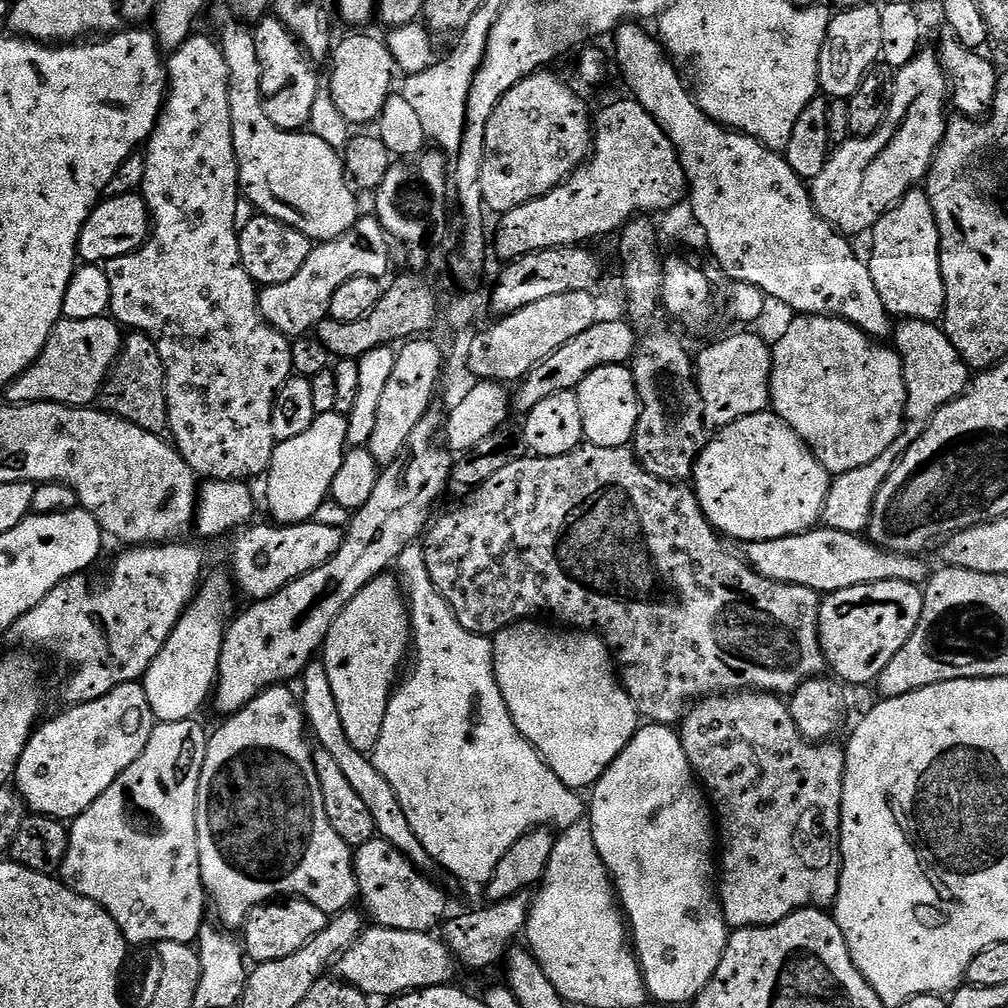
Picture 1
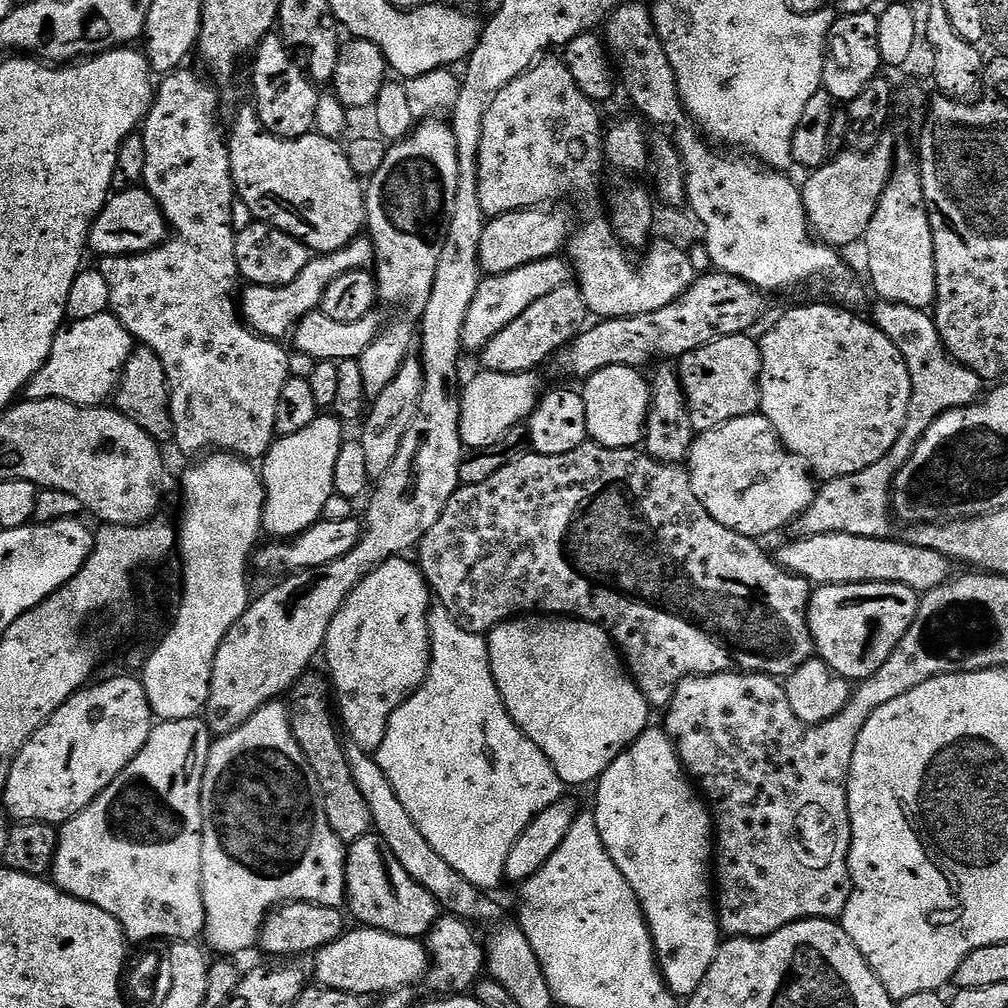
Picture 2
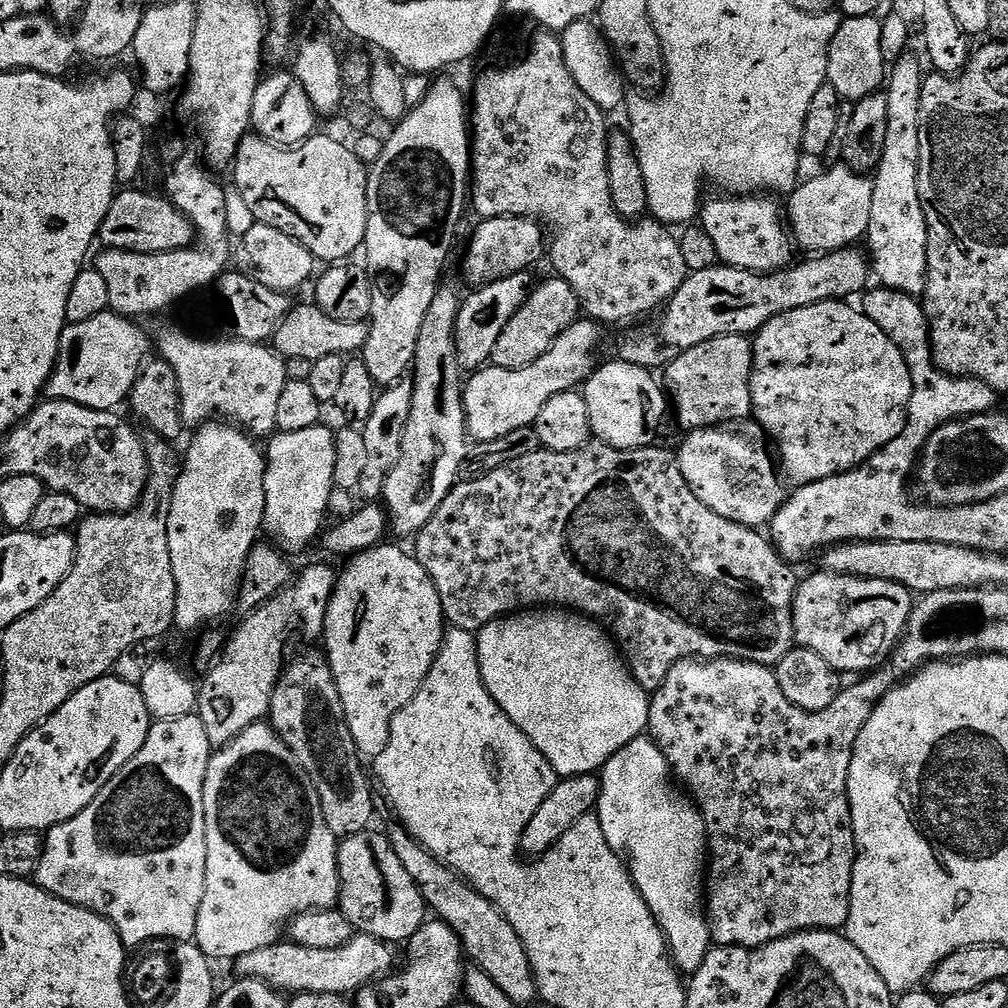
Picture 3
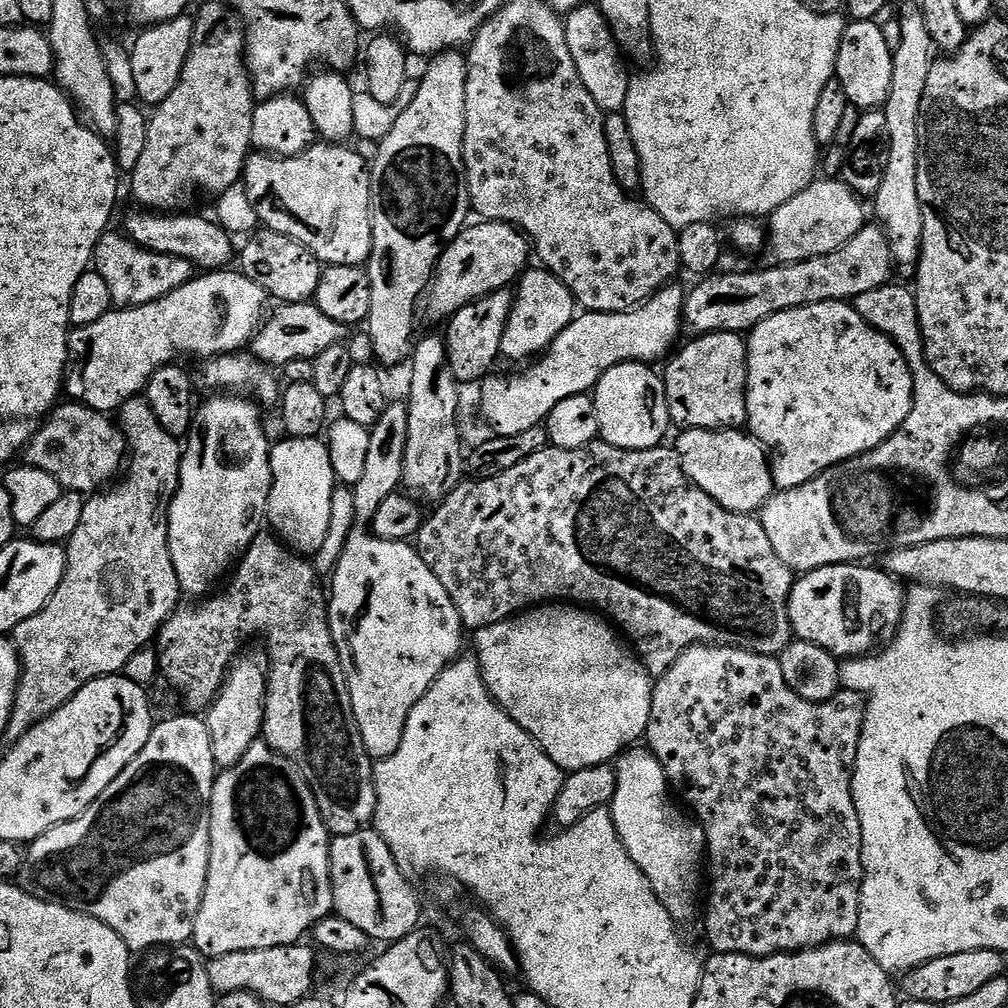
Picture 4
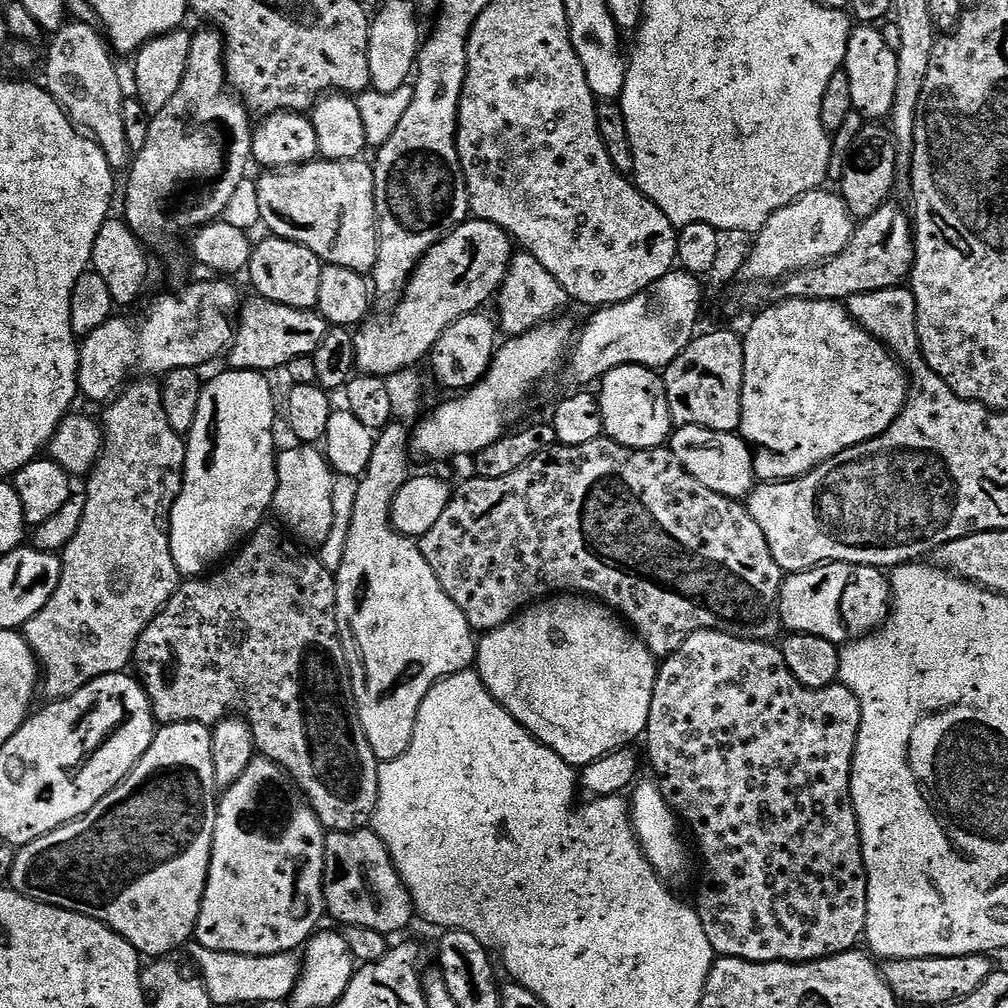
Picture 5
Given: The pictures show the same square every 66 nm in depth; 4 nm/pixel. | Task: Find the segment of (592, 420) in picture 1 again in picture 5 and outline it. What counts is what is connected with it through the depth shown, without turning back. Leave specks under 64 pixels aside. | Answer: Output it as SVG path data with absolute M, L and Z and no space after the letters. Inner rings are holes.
M618 366L599 381L598 399L604 436L624 448L659 448L674 431L670 406L666 402L664 378L659 371L642 366Z

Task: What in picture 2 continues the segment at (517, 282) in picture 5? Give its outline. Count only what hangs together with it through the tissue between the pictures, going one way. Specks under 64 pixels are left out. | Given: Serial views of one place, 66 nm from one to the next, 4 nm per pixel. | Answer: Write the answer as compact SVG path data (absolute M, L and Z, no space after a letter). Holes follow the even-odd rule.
M569 286L562 290L554 290L554 294L546 294L546 298L538 298L526 314L514 318L502 334L498 334L488 343L484 351L479 353L483 367L502 374L518 374L539 369L543 360L548 360L556 351L567 349L568 345L584 331L589 323L590 313L582 298L579 287Z

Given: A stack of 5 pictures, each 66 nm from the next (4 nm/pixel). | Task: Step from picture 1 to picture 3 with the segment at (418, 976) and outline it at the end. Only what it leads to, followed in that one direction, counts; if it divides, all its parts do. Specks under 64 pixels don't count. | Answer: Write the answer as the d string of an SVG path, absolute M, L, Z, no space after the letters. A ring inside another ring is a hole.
M356 934L350 942L346 942L346 946L338 946L338 950L310 950L310 946L298 946L291 942L262 946L262 950L239 956L234 962L234 968L237 977L258 978L285 994L313 992L348 996L381 976L389 975L397 967L396 952L397 949L386 940Z

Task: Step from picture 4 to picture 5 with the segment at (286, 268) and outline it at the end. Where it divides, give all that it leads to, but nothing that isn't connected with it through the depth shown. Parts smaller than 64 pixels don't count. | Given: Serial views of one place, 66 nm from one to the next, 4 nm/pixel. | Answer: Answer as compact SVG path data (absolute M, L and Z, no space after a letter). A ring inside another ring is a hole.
M265 235L265 240L255 241L252 257L246 269L246 276L256 287L255 295L261 300L278 302L282 306L315 309L318 302L318 289L324 264L306 246L290 242L281 236Z

